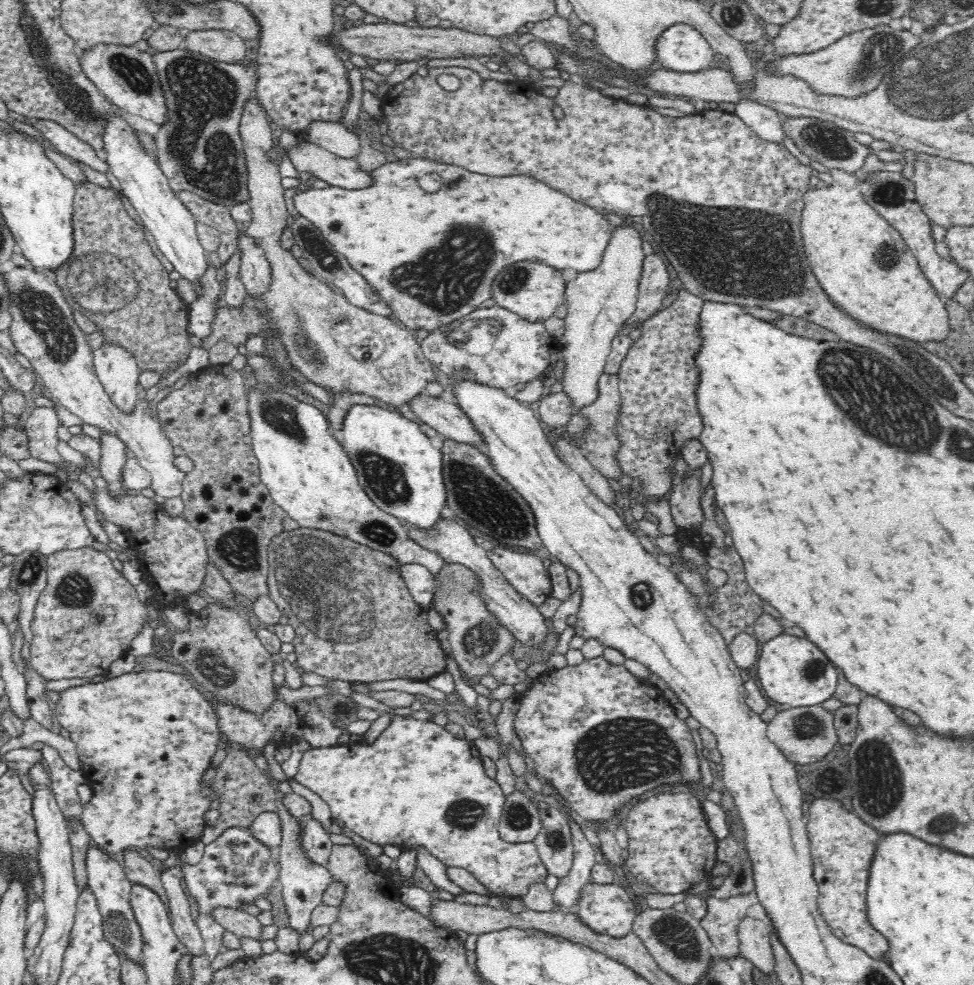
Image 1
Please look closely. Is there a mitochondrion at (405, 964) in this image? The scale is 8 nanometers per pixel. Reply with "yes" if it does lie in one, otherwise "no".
yes

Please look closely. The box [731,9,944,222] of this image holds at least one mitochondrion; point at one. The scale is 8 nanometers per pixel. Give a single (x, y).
(879, 48)

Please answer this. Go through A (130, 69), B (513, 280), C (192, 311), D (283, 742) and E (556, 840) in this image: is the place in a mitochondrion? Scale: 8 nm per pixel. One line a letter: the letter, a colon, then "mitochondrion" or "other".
A: mitochondrion
B: mitochondrion
C: other
D: other
E: mitochondrion

